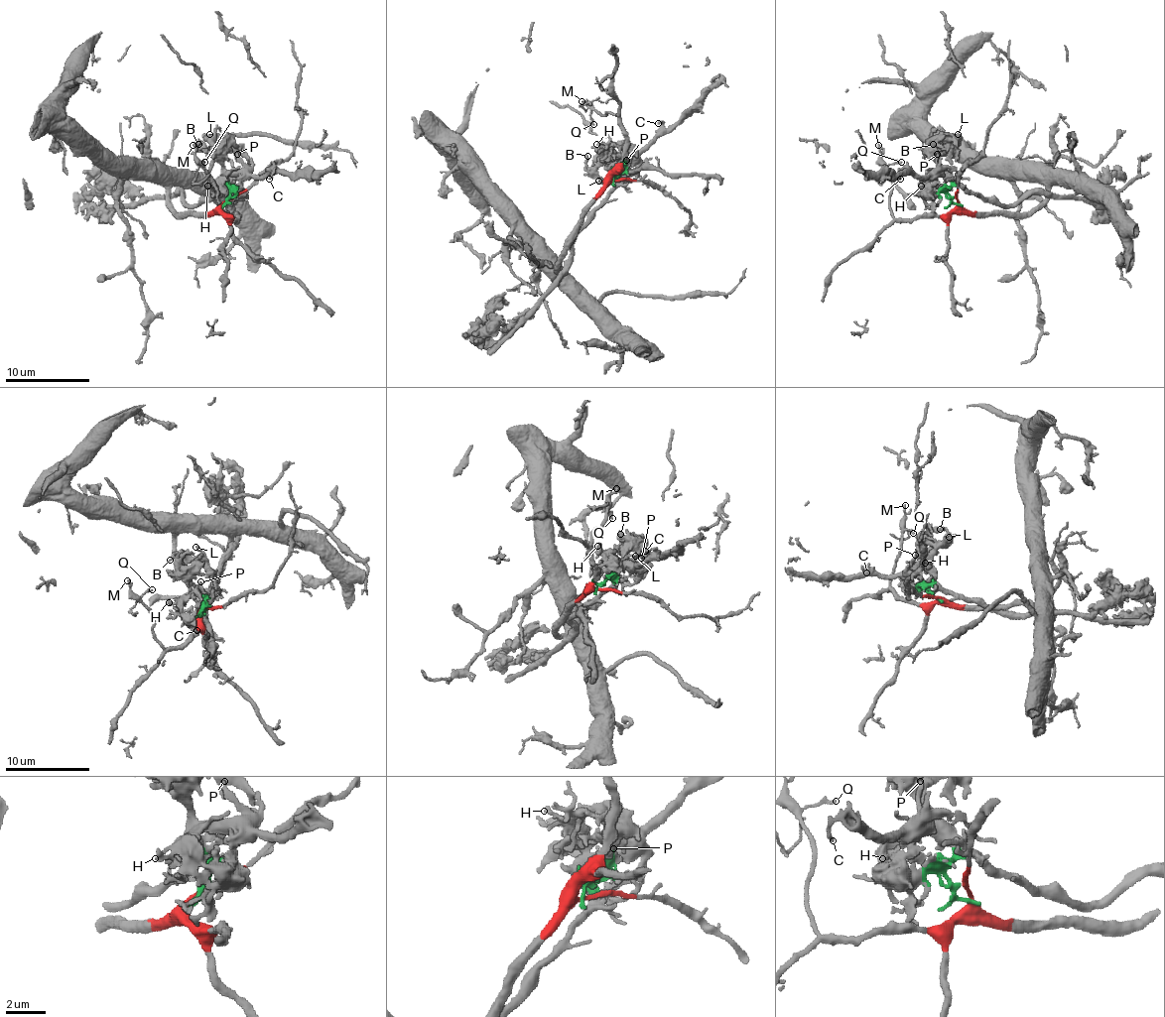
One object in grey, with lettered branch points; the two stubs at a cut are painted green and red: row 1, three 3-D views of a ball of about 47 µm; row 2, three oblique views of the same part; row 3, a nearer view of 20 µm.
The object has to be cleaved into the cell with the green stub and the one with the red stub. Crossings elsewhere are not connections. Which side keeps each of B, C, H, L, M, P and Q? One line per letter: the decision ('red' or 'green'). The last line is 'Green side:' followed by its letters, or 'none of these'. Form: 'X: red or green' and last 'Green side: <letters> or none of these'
B: green
C: green
H: green
L: green
M: red
P: green
Q: red
Green side: B, C, H, L, P

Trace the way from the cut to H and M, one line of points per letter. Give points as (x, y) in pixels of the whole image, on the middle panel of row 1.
H: (613, 181), (617, 172), (611, 172), (604, 164), (604, 151), (596, 145)
M: (613, 181), (611, 174), (625, 143), (621, 119), (611, 113), (600, 115), (582, 100)

